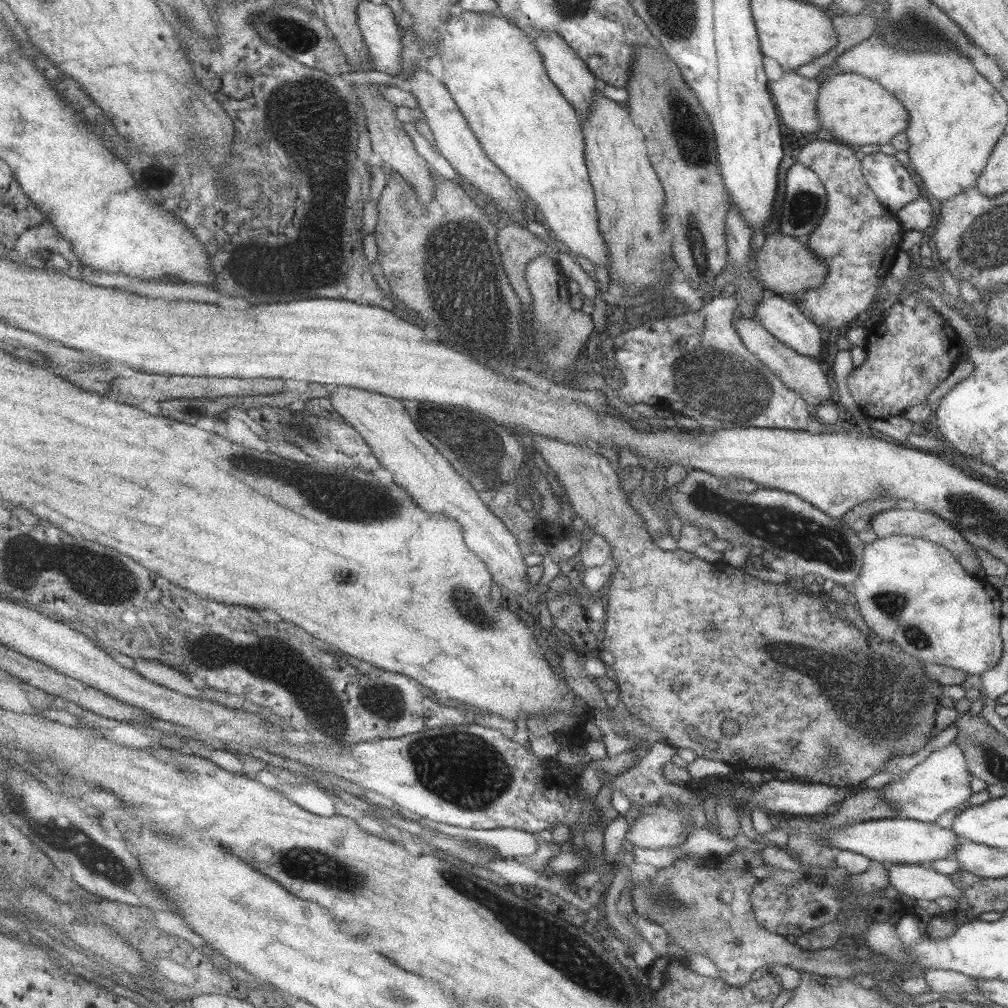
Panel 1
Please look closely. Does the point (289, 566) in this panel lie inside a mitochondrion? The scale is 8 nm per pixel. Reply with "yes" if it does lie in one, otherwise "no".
no

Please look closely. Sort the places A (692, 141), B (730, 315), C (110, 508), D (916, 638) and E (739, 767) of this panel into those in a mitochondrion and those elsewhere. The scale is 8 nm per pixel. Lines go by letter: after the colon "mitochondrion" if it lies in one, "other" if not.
A: mitochondrion
B: other
C: other
D: mitochondrion
E: other

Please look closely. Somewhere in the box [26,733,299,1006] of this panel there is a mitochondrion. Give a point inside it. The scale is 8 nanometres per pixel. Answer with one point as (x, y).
(99, 859)

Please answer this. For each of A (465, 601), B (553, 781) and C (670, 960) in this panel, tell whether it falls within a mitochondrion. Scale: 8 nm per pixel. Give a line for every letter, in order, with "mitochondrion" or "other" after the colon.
A: mitochondrion
B: other
C: other

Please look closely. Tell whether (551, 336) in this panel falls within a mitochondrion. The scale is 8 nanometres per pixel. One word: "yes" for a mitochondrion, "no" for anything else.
yes

